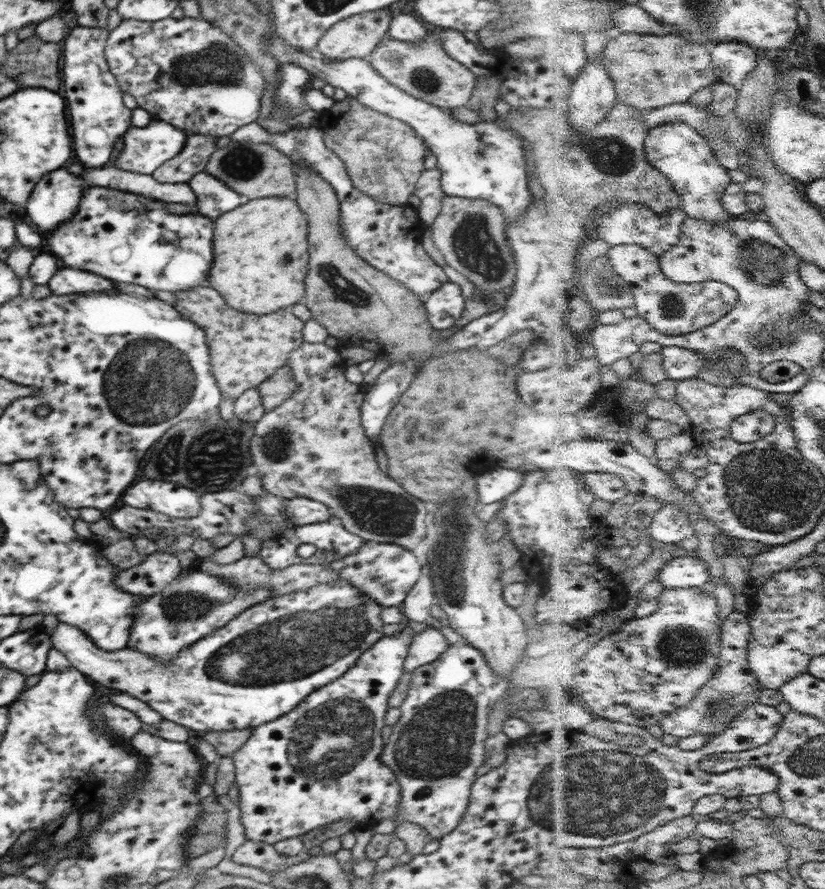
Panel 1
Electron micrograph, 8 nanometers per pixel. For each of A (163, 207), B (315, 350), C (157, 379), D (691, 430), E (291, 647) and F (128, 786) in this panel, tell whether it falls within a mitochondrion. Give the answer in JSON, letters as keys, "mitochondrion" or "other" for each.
{"A":"other","B":"other","C":"mitochondrion","D":"other","E":"mitochondrion","F":"other"}

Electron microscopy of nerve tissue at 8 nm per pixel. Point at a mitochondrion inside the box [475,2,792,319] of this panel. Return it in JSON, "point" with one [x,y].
{"point":[613,156]}

